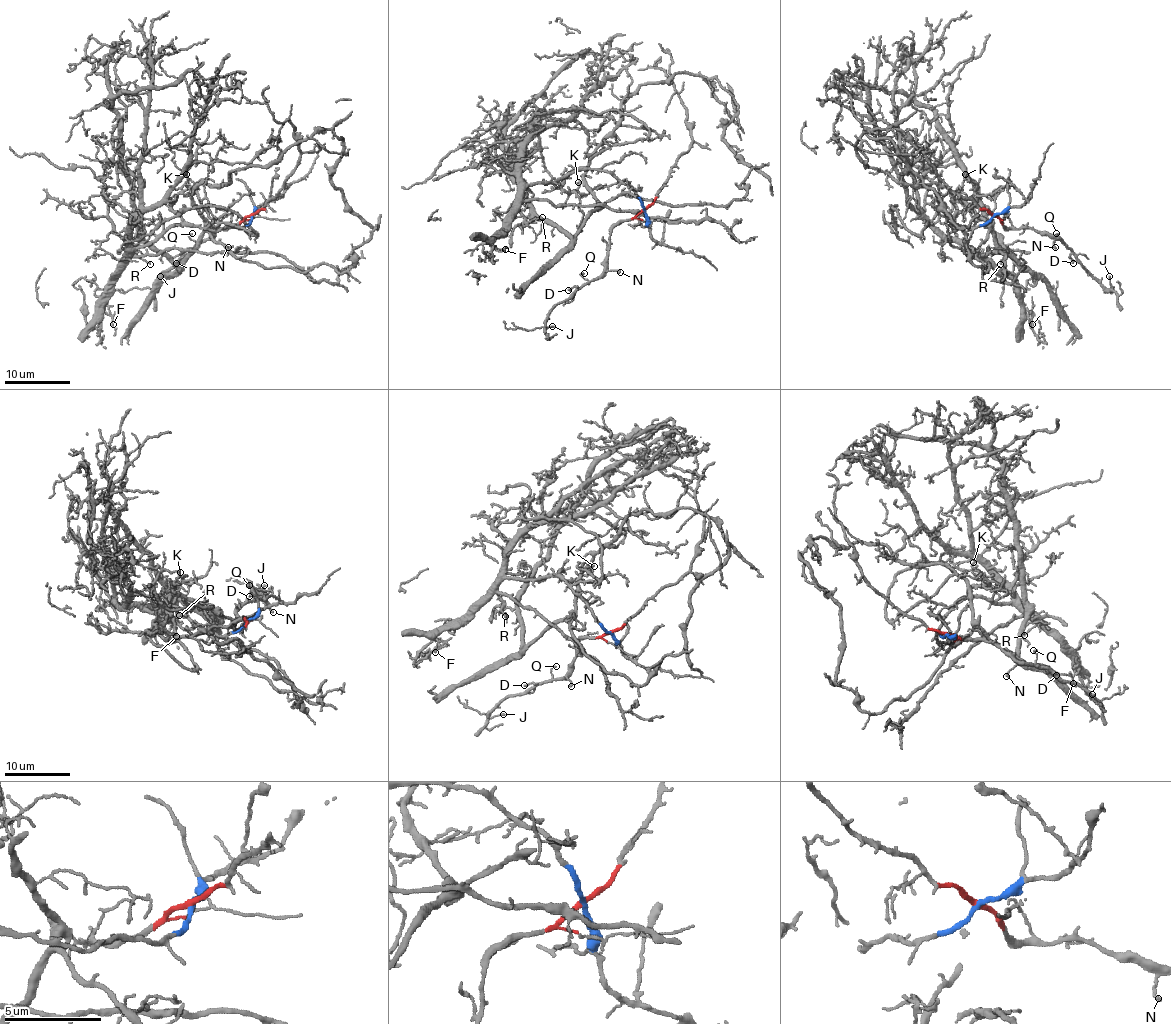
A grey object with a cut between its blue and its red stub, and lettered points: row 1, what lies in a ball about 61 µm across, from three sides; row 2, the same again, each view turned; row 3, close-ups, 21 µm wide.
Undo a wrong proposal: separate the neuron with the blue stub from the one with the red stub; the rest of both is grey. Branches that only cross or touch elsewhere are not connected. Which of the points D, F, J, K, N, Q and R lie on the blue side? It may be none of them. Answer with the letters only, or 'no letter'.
F, K, R

